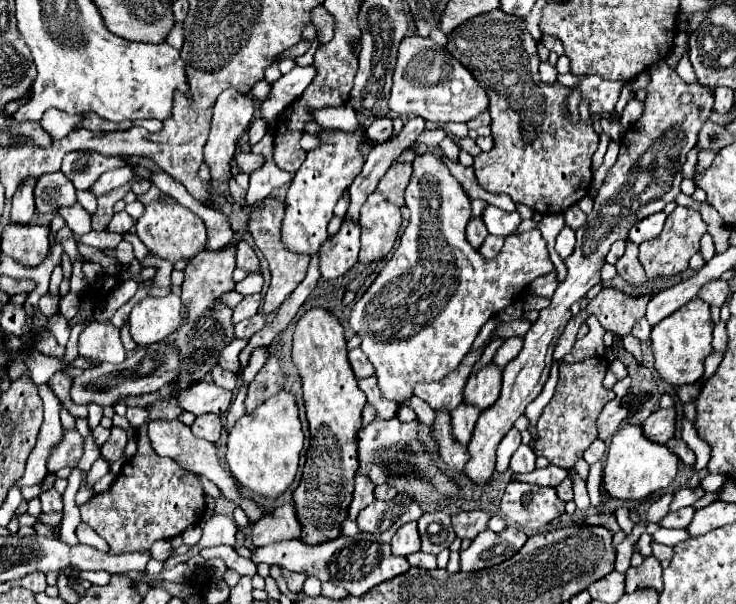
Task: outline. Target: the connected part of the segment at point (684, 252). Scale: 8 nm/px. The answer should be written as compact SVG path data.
M677 207L667 217L661 235L651 241L643 241L639 245L639 261L641 261L647 277L653 279L657 275L675 275L675 273L685 271L689 265L689 259L699 251L699 239L705 231L707 231L705 221L701 219L701 215L697 211L687 209L687 207Z

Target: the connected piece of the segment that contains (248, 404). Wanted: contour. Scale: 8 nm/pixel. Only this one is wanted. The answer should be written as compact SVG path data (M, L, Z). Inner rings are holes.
M271 355L267 365L257 373L257 377L247 387L247 399L245 399L245 411L253 413L263 401L273 397L277 391L285 389L287 377L283 375L281 359Z

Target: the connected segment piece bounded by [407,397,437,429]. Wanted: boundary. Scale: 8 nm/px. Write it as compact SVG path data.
M411 397L411 401L407 401L407 405L415 409L417 419L419 419L425 427L435 429L435 417L437 417L437 413L435 413L427 403L423 403L419 397Z

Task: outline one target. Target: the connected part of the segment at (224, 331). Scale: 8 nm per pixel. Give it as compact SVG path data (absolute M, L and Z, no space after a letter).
M231 241L227 247L217 249L217 251L205 249L199 255L195 255L185 267L181 299L189 309L189 323L165 339L165 341L175 343L181 349L181 355L185 361L183 369L177 377L181 387L201 381L211 371L211 367L217 365L219 351L235 337L233 323L231 323L231 309L215 303L215 299L223 291L231 291L235 285L231 279L231 273L235 269L235 251L237 251L237 241Z

